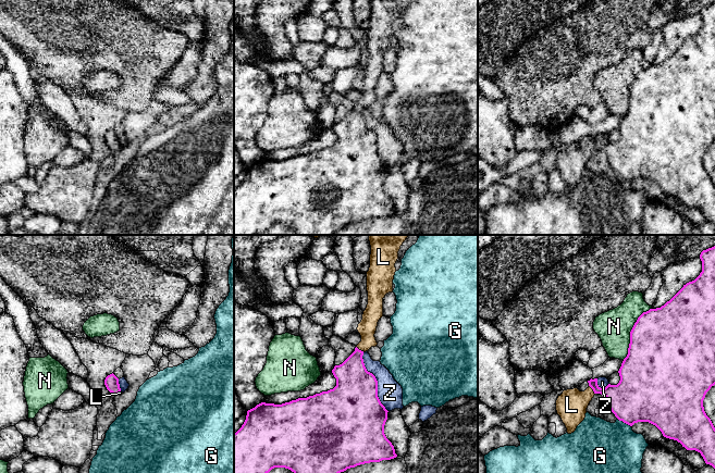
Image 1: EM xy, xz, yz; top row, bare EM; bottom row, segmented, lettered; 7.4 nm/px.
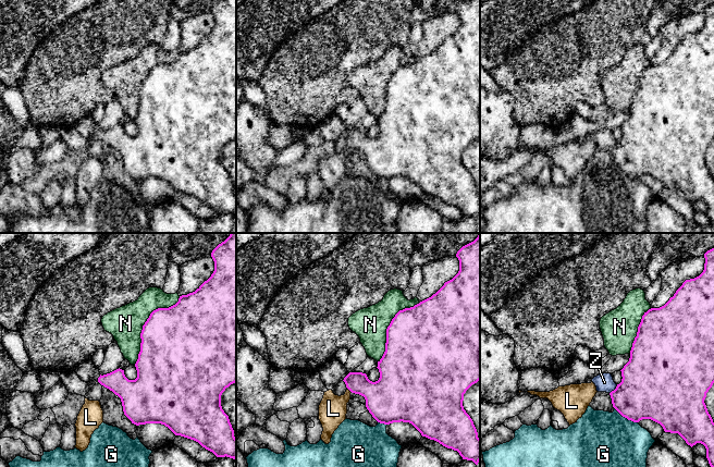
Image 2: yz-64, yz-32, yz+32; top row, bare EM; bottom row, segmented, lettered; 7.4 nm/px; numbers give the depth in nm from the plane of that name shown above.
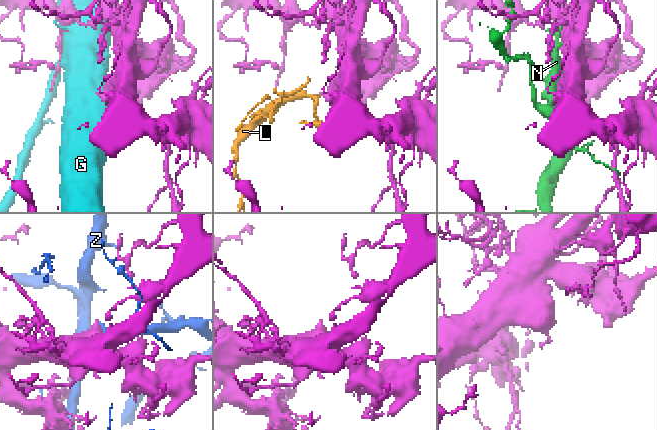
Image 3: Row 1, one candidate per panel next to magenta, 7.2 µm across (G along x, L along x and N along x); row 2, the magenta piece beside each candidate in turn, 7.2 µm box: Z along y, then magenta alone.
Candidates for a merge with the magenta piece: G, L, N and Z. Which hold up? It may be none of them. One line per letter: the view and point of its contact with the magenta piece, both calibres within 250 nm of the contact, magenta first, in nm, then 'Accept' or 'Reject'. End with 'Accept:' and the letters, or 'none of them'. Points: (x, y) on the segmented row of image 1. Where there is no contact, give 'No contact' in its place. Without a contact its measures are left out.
G: Touches magenta at yz (624, 422). Thickness 400 nm (magenta) against 380 nm. Reject
L: Touches magenta at yz (592, 388). Thickness 240 nm (magenta) against 220 nm. Accept
N: Touches magenta at yz (630, 332). Thickness 500 nm (magenta) against 260 nm. Reject
Z: Touches magenta at xz (377, 382). Thickness 400 nm (magenta) against 190 nm. Reject
Accept: L

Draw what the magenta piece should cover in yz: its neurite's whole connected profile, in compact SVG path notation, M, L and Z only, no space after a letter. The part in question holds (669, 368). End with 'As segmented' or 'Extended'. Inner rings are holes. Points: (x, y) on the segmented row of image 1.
M715 246L703 250L700 254L700 259L702 261L702 272L694 281L683 285L683 287L661 308L650 309L638 318L630 332L628 354L624 359L618 371L620 381L617 385L608 384L605 388L601 388L597 385L597 378L591 378L588 381L589 387L584 391L580 391L578 388L574 388L564 390L563 394L558 396L556 400L556 411L565 424L568 434L574 433L577 426L584 420L587 408L594 395L601 394L606 397L611 411L619 421L622 421L630 426L638 422L649 422L655 425L662 432L664 437L677 440L687 450L695 450L700 452L705 463L712 465L715 469L715 427L711 419L706 415L703 407L703 400L706 393L711 389L712 386L715 385Z. Extended

